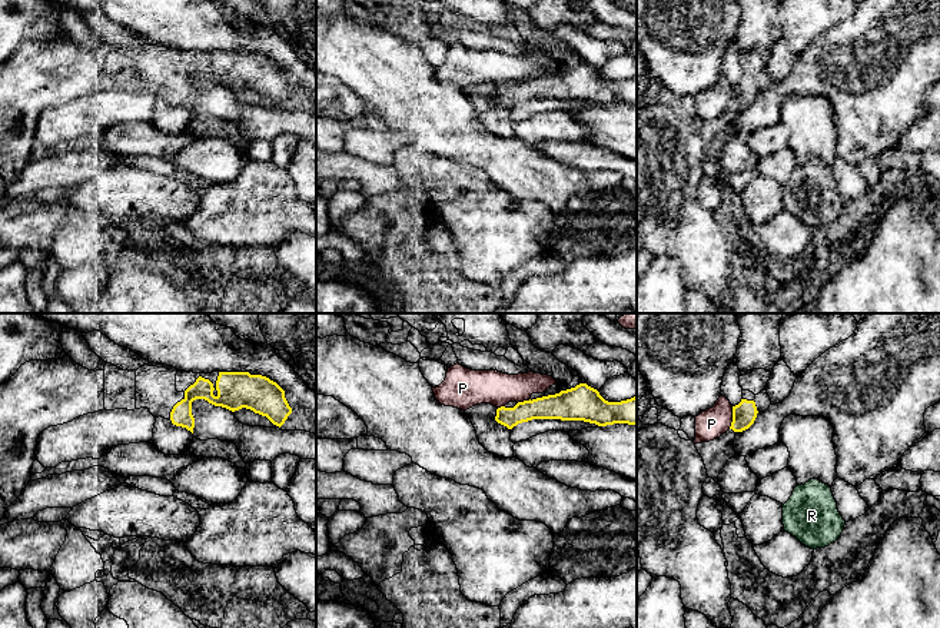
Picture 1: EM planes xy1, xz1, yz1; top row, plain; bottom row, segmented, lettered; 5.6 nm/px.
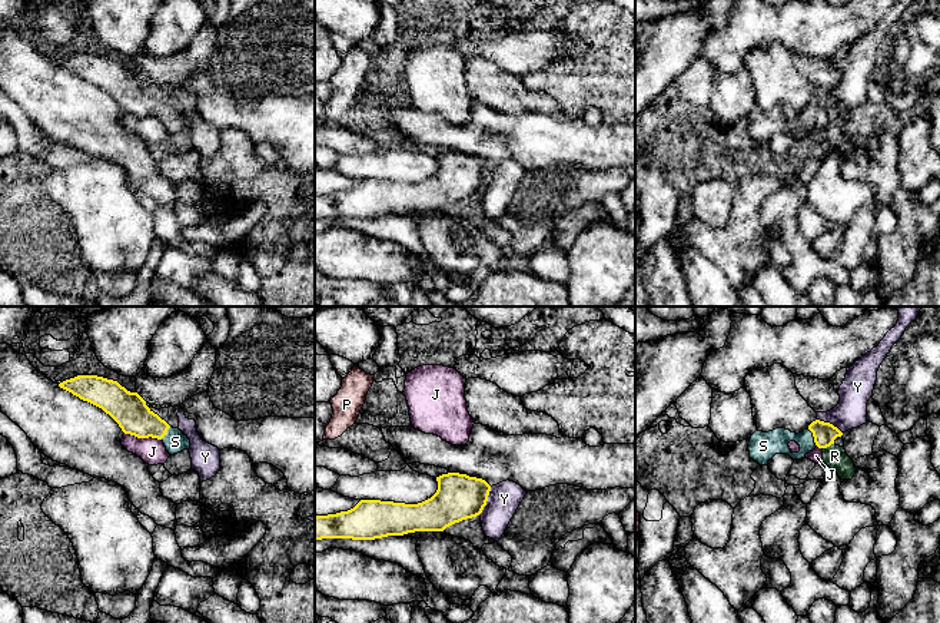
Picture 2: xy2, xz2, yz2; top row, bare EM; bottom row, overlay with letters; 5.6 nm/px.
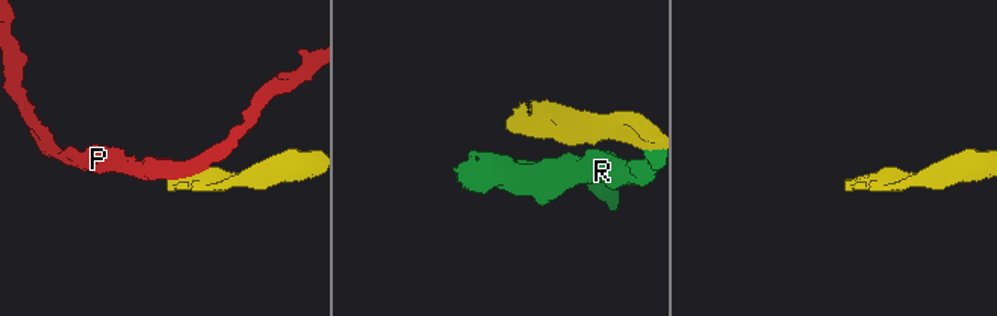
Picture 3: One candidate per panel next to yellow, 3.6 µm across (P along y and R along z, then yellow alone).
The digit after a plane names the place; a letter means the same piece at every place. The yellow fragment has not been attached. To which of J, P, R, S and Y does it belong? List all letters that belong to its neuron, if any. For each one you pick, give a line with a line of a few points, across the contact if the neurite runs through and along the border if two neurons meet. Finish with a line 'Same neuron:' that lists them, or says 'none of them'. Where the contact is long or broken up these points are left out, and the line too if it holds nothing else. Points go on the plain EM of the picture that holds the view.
S: line yz2 (824, 113), (813, 115), (780, 116), (776, 121)
Same neuron: S

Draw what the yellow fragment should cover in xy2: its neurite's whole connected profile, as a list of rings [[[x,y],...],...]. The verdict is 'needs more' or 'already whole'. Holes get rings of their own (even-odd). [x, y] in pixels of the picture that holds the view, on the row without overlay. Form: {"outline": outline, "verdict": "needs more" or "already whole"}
{"outline": [[[77,54],[60,62],[59,66],[102,87],[124,113],[162,119],[170,135],[190,127],[187,115],[170,106],[137,72],[127,70],[117,60],[97,54]]], "verdict": "needs more"}

